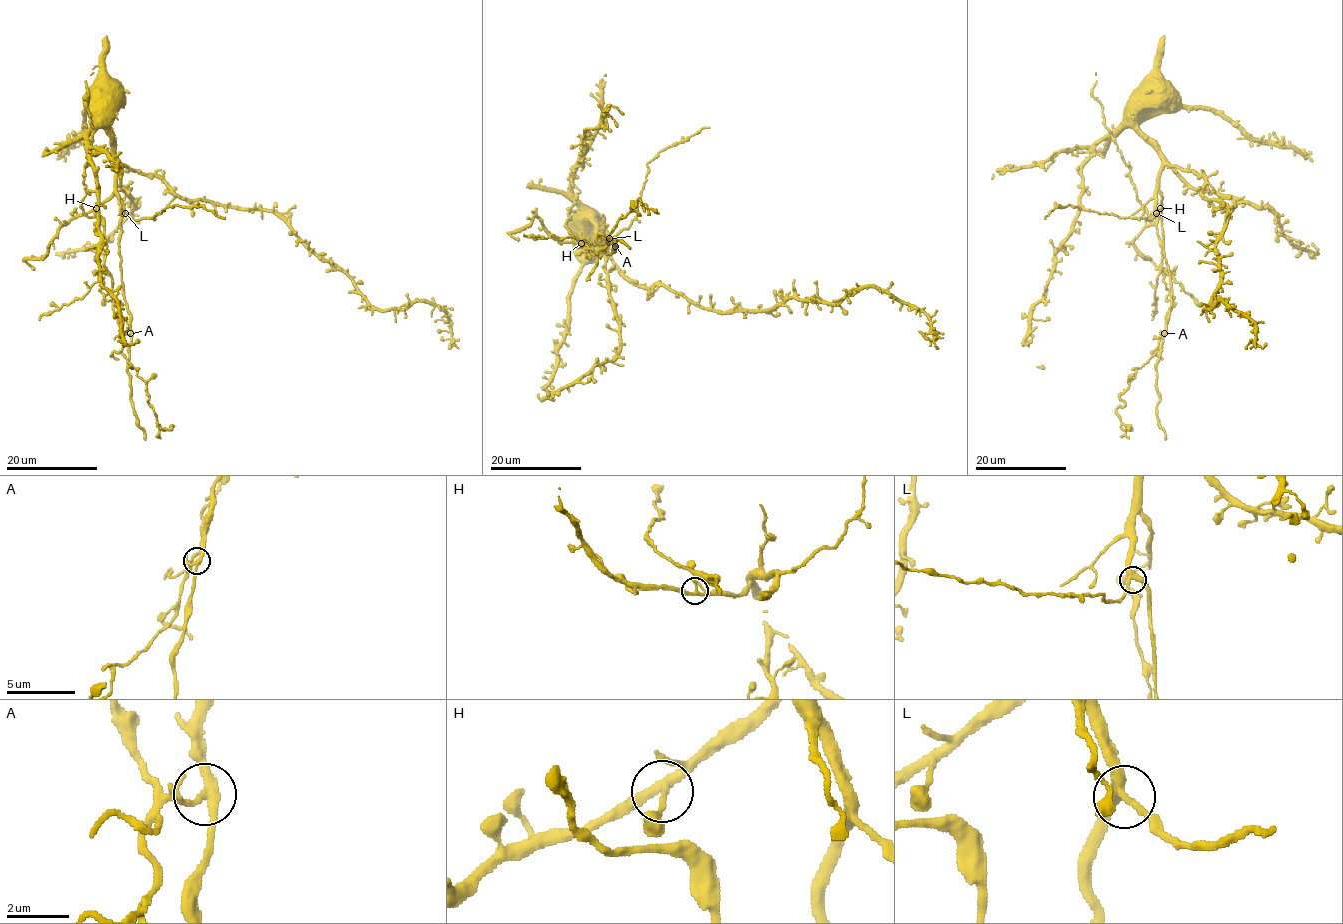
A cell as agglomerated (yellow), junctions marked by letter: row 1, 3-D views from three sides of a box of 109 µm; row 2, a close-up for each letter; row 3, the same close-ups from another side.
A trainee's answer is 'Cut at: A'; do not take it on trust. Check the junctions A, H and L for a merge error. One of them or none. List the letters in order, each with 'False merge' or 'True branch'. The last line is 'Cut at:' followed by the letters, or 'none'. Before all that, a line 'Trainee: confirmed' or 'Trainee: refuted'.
Trainee: confirmed
A: False merge
H: True branch
L: True branch
Cut at: A

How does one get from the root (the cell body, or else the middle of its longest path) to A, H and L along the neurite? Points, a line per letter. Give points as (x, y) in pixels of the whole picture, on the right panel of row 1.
A: (1149, 94), (1141, 102), (1139, 133), (1162, 160), (1155, 210), (1160, 216), (1171, 287), (1164, 333)
H: (1149, 94), (1141, 102), (1139, 133), (1162, 160), (1160, 208)
L: (1149, 94), (1141, 102), (1139, 133), (1162, 160), (1156, 213)

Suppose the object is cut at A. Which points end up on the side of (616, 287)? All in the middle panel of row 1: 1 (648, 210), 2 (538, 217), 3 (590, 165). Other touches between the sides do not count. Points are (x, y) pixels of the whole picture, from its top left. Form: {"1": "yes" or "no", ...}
{"1": "no", "2": "yes", "3": "yes"}

